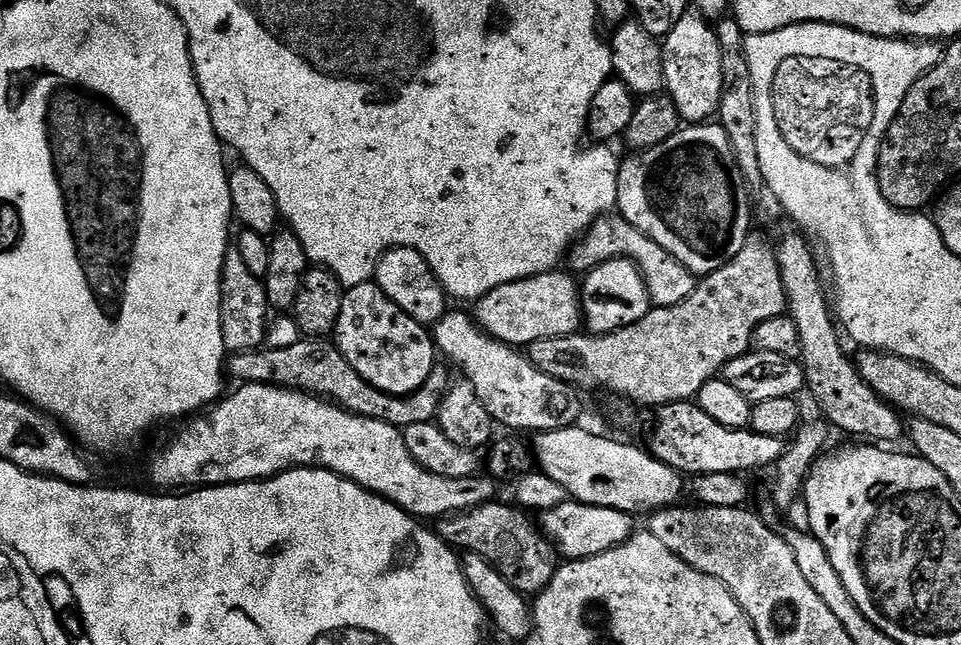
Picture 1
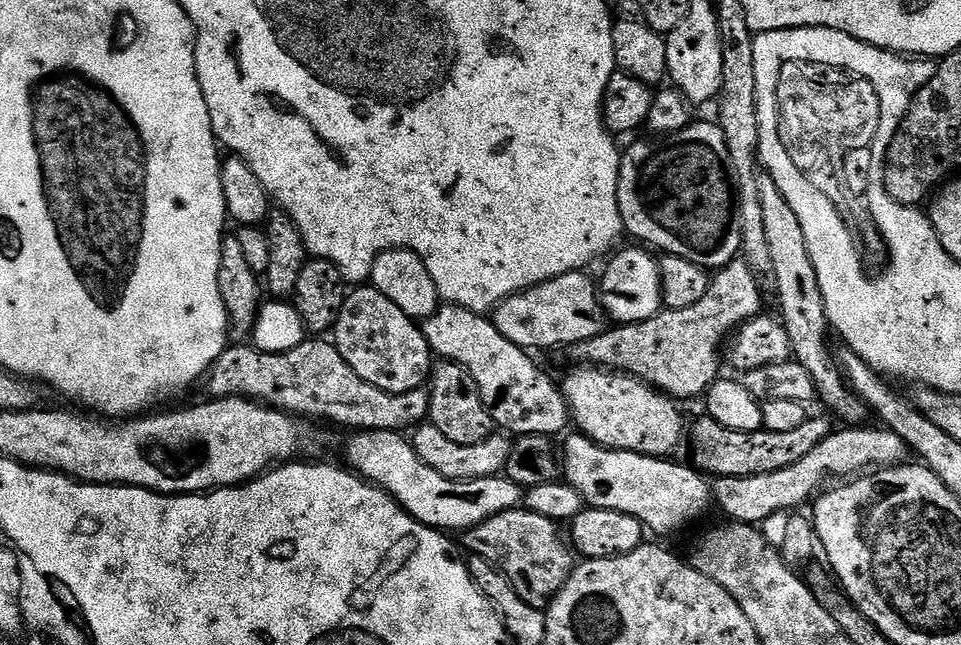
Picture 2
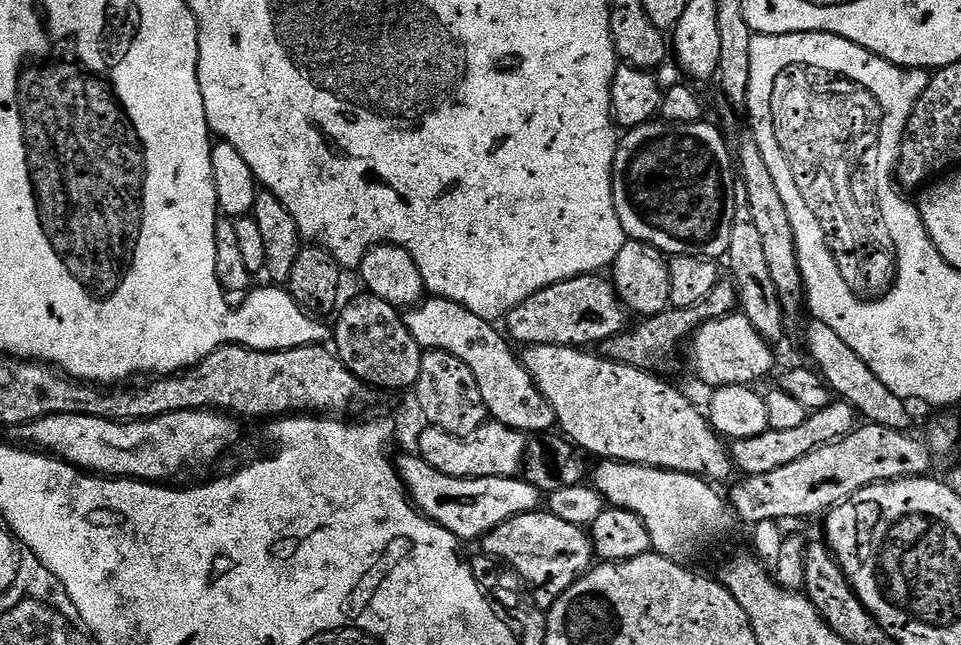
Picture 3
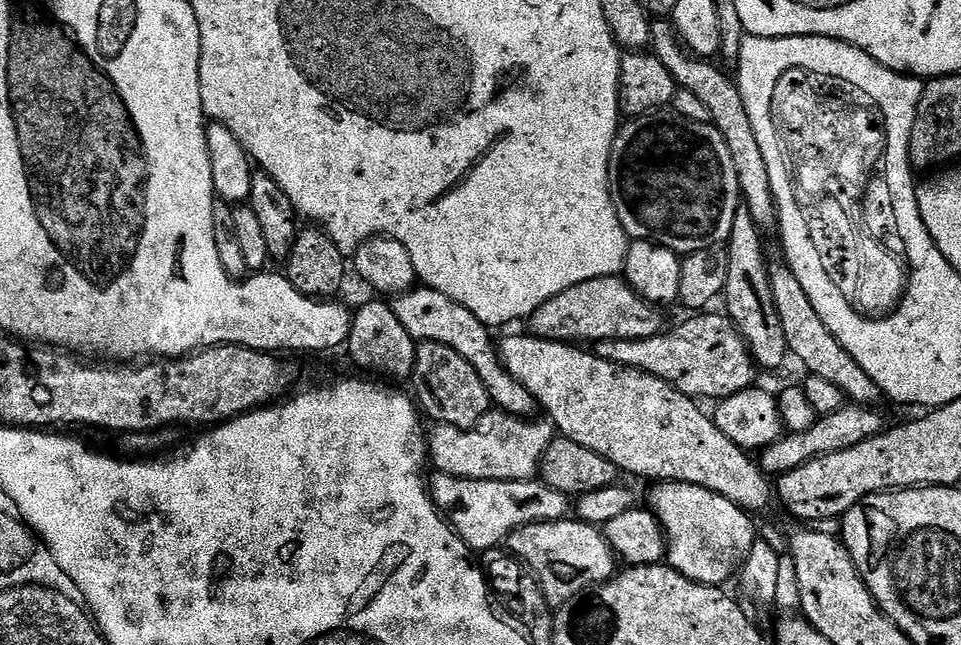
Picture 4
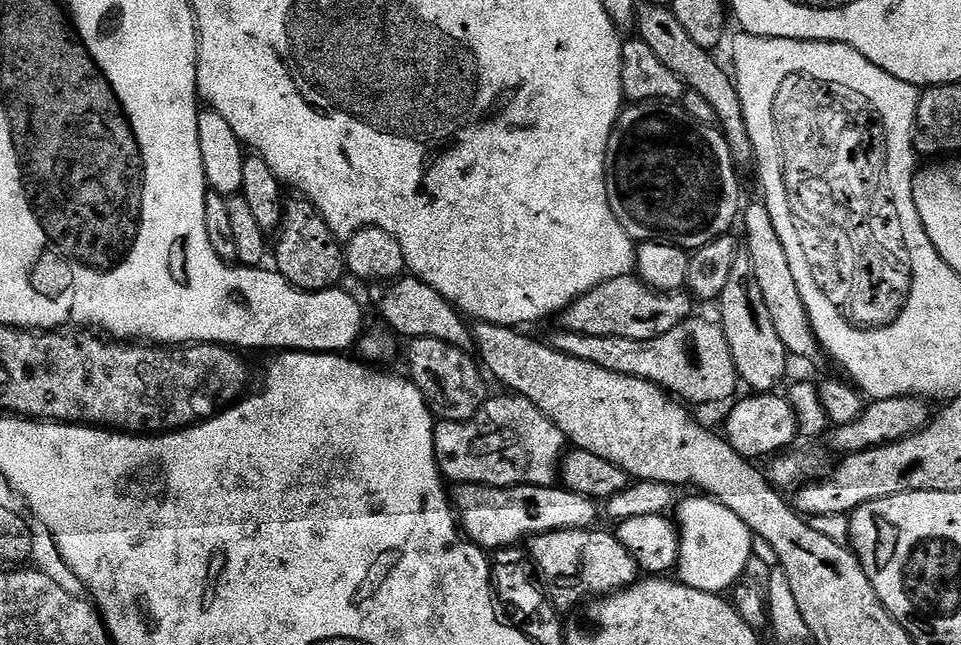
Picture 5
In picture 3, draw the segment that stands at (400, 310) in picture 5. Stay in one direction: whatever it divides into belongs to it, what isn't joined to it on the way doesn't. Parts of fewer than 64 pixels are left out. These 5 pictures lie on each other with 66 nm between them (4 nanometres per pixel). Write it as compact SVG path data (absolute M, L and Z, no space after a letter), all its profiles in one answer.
M439 298L425 299L407 309L403 321L414 336L414 341L424 350L437 348L466 362L471 383L476 383L475 395L483 411L487 415L489 412L492 415L489 417L495 423L525 434L543 434L557 427L554 406L550 406L542 390L538 390L523 359L517 353L516 356L512 353L513 345L501 329L501 333L496 329L497 325L493 321L478 318L478 314L470 314L470 310L466 310L466 306L458 306L458 302Z

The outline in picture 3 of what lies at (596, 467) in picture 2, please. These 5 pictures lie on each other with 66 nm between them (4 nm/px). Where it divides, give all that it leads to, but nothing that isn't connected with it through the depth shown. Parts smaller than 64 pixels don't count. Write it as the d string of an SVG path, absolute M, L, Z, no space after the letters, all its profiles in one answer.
M600 460L597 465L590 472L597 494L611 507L625 508L644 520L646 530L650 530L652 551L658 556L692 562L688 560L702 555L738 524L729 501L725 497L723 500L705 477L641 464L624 464L620 460Z

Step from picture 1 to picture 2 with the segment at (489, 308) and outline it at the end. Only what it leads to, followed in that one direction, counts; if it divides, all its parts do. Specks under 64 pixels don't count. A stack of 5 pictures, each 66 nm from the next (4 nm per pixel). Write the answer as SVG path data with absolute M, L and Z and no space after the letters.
M587 271L567 272L553 280L547 280L541 284L536 284L524 292L516 292L513 296L508 296L496 305L491 313L490 319L495 324L496 329L502 334L502 338L510 338L514 346L525 350L532 348L564 348L567 349L573 344L581 344L584 340L594 338L599 332L605 331L606 313L602 303L601 293L598 291L598 284L588 277Z

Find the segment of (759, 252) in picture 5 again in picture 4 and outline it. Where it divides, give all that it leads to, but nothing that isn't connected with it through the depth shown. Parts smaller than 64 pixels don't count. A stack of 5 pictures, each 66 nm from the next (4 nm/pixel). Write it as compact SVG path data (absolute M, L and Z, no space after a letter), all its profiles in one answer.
M773 263L768 269L768 278L774 296L774 306L782 330L786 334L788 351L793 357L797 356L800 359L801 366L805 368L803 371L809 376L826 378L826 382L838 386L838 390L842 390L845 398L853 404L879 405L879 400L882 400L880 387L874 382L874 378L870 378L870 374L866 374L866 370L862 370L862 366L858 366L858 362L854 362L854 358L850 358L848 349L842 346L842 342L834 338L830 330L826 330L822 318L818 318L818 310L810 306L810 298L806 298L802 282L798 282L798 278L787 263Z

